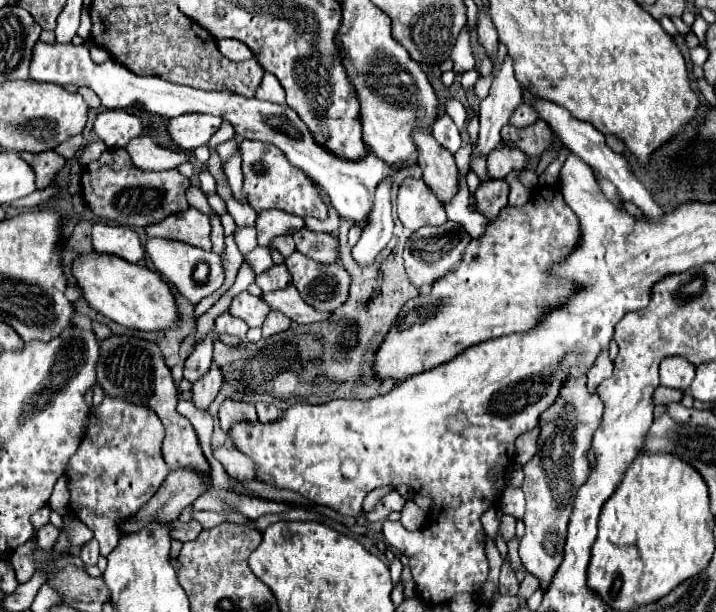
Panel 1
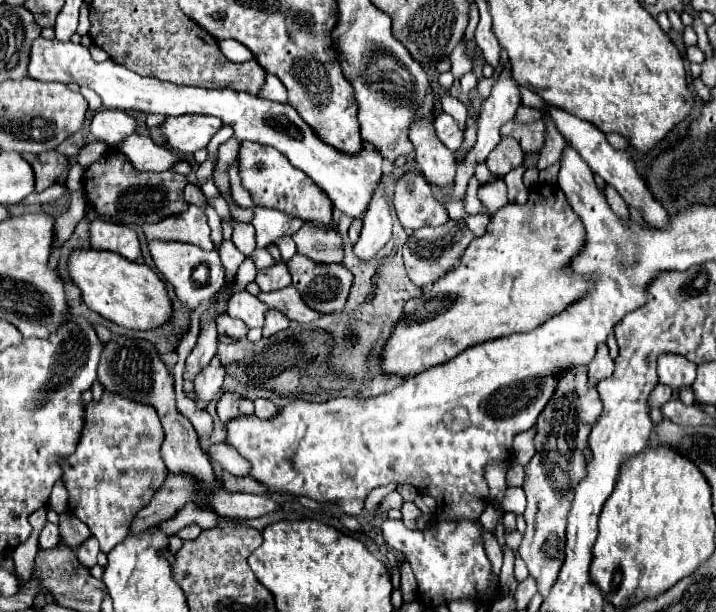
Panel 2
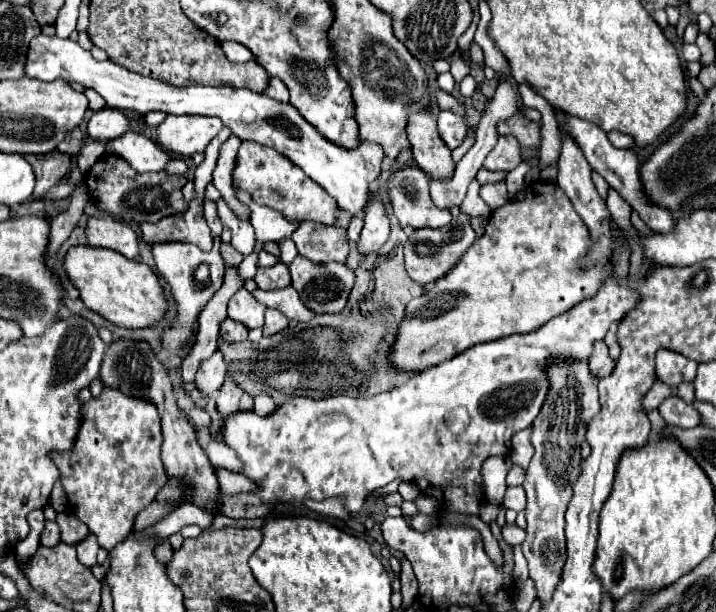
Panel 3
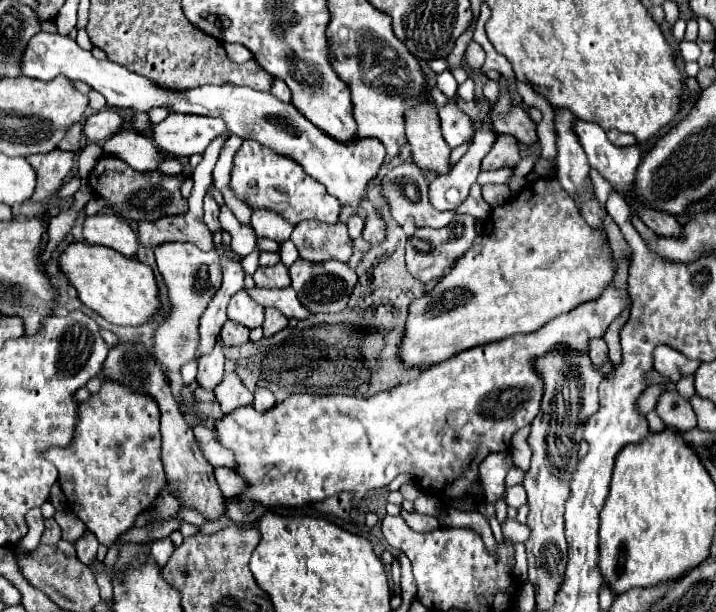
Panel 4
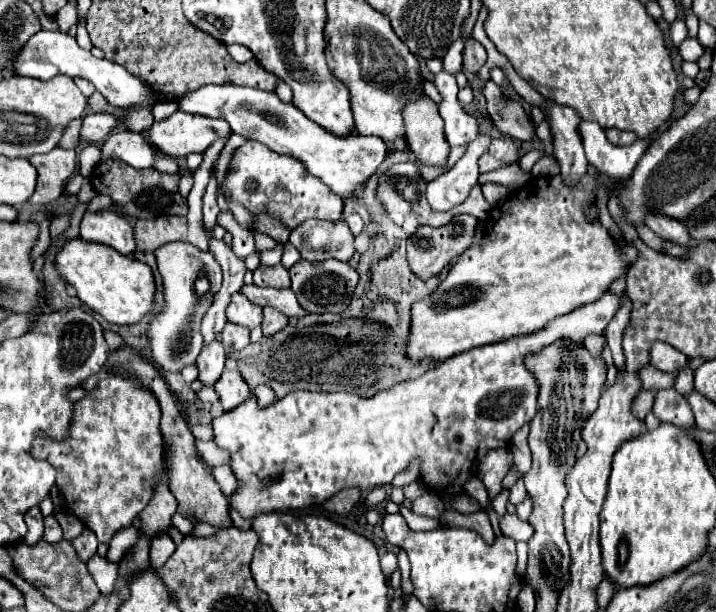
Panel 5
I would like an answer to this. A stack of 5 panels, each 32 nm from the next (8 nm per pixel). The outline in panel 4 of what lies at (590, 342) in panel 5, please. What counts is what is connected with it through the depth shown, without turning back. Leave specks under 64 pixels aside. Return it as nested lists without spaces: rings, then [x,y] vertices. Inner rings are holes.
[[[594,338],[590,340],[590,360],[592,360],[592,366],[598,368],[604,376],[610,374],[612,370],[612,362],[608,360],[608,346],[603,338]]]

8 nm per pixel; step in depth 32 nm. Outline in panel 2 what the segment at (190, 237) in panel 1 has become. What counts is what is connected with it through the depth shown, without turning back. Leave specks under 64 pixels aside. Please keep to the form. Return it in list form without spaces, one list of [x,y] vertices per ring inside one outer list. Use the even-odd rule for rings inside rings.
[[[190,206],[186,212],[164,218],[156,224],[142,226],[148,240],[178,240],[200,246],[202,250],[212,250],[214,244],[210,240],[208,220],[204,220],[204,212],[198,206]]]

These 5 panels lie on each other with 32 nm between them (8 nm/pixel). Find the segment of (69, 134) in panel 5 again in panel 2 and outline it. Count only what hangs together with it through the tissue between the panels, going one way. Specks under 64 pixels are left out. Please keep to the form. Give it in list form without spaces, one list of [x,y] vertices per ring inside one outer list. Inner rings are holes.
[[[76,132],[76,134],[68,136],[68,138],[66,138],[66,140],[64,140],[56,150],[62,152],[64,156],[68,156],[68,158],[76,158],[82,146],[84,146],[84,138],[82,138],[80,132]]]

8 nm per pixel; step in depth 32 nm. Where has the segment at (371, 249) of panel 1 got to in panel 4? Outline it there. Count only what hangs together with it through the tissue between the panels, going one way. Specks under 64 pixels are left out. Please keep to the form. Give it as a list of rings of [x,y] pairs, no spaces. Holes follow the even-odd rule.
[[[370,210],[366,216],[366,226],[362,230],[362,238],[366,240],[368,248],[380,244],[386,238],[386,220],[382,220],[378,210]]]

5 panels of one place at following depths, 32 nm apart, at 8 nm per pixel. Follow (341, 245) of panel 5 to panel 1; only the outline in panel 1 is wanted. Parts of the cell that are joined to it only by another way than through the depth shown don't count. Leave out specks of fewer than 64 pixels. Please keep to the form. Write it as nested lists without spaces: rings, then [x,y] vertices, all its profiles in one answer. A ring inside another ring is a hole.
[[[306,228],[292,234],[296,242],[296,250],[316,262],[336,262],[338,260],[338,240],[330,234],[316,234]]]

